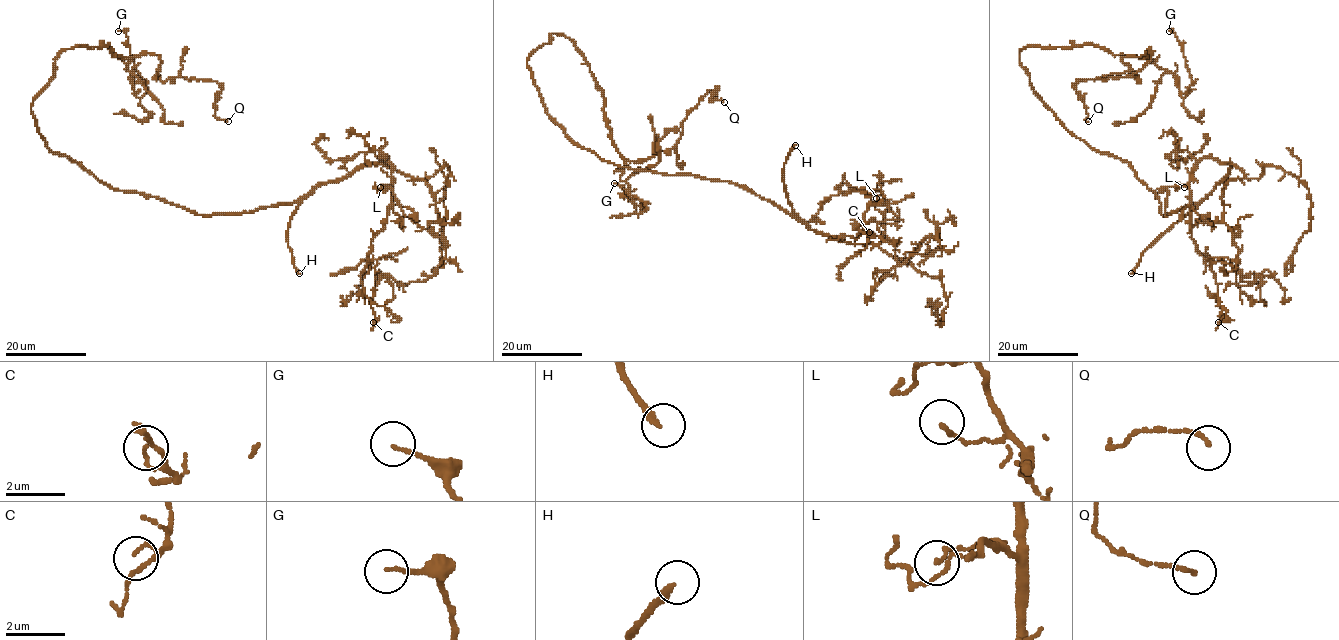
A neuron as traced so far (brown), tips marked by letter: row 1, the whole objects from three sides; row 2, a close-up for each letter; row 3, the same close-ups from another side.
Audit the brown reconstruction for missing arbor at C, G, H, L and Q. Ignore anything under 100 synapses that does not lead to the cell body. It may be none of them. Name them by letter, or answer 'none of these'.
H

